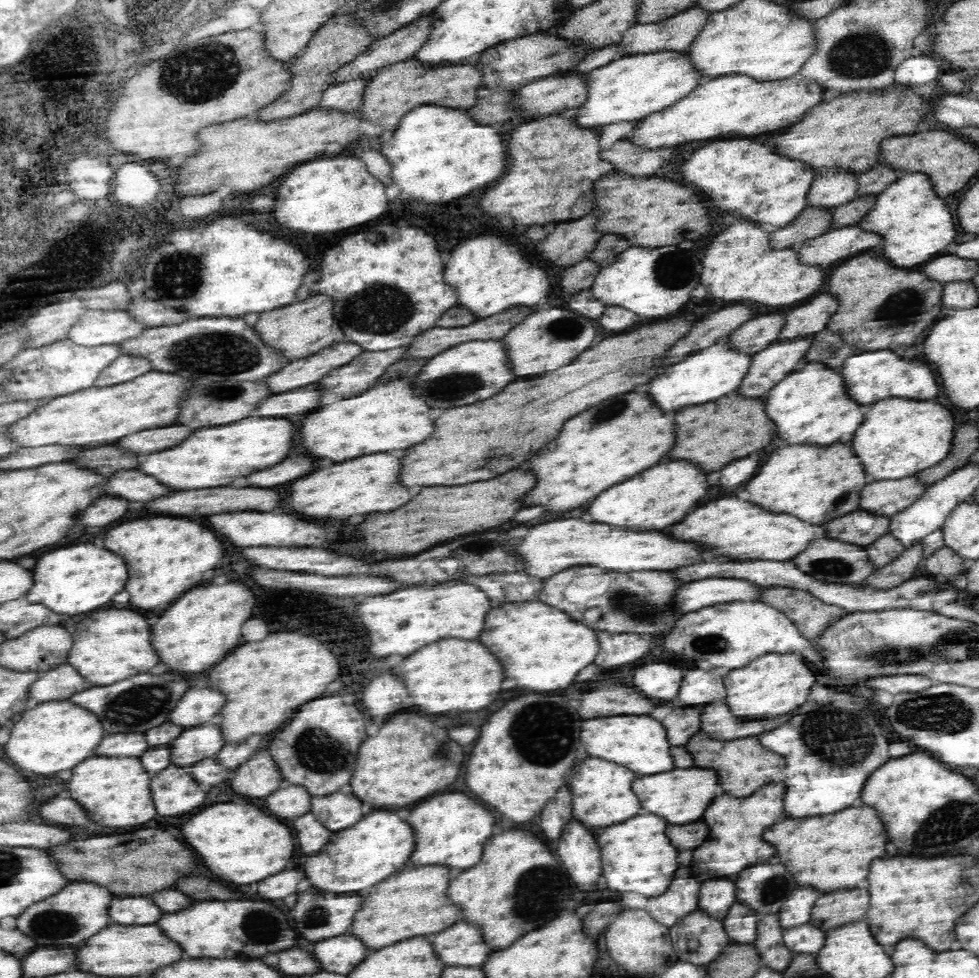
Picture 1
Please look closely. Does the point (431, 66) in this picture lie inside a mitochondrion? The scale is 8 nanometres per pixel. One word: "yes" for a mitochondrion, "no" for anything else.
no

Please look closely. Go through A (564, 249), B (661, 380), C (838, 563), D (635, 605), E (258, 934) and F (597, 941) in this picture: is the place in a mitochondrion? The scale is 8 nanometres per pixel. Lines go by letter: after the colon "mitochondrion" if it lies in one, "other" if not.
A: other
B: other
C: mitochondrion
D: mitochondrion
E: mitochondrion
F: other

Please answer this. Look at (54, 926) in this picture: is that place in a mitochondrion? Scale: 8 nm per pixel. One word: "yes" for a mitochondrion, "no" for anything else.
yes

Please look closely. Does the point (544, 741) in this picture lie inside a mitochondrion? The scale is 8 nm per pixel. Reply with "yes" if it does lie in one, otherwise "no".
yes

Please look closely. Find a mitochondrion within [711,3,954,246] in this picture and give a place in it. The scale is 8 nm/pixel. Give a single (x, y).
(849, 57)

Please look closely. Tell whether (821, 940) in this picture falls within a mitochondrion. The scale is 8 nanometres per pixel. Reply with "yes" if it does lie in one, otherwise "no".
no

